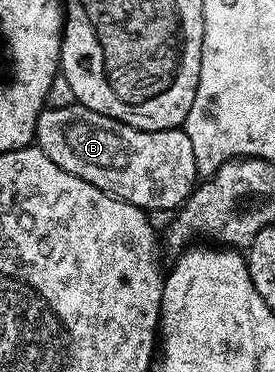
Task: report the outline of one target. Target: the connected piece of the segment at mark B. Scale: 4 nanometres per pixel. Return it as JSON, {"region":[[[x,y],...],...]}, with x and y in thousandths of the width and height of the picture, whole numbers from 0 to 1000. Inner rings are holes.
{"region":[[[273,274],[229,288],[167,288],[138,317],[131,392],[218,454],[247,454],[276,476],[349,497],[367,513],[465,540],[480,551],[527,562],[535,570],[618,567],[662,554],[684,527],[705,516],[727,473],[713,454],[713,411],[698,411],[698,379],[684,379],[673,349],[527,352],[495,347],[462,331],[422,325],[378,304],[349,304],[349,293],[320,293],[302,277]]]}

